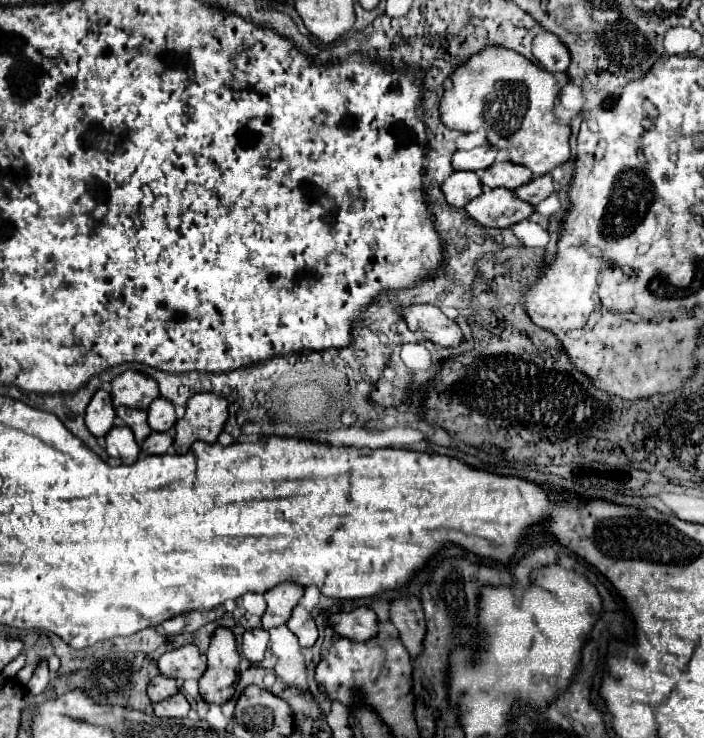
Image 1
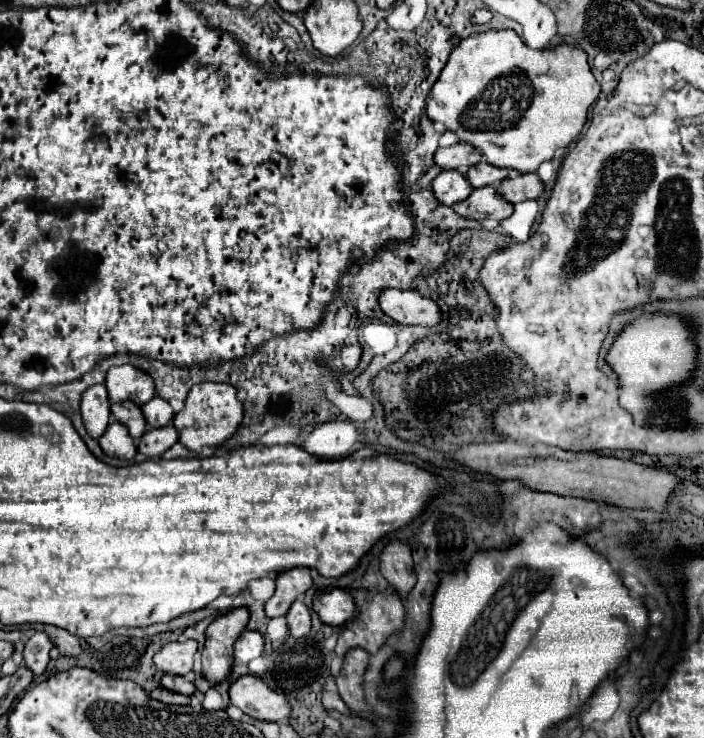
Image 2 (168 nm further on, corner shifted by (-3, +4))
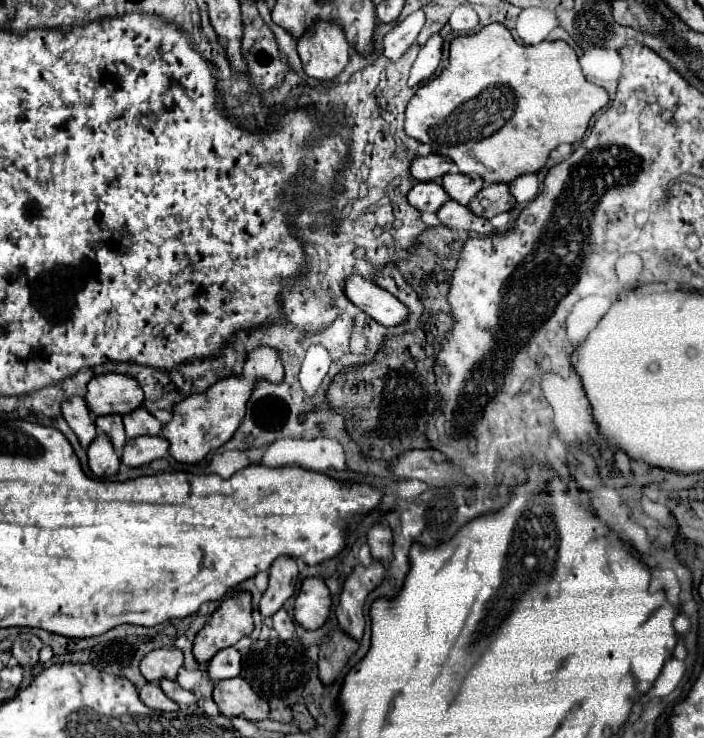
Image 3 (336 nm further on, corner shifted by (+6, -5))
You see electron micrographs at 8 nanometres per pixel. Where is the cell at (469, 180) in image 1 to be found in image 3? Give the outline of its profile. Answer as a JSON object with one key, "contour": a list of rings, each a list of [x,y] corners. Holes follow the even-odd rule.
{"contour":[[[417,182],[409,192],[409,202],[421,212],[437,212],[445,200],[451,198],[439,182]]]}

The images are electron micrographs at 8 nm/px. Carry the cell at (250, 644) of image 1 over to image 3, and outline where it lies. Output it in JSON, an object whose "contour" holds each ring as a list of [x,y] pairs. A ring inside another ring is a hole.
{"contour":[[[235,646],[231,648],[223,648],[221,652],[217,652],[211,662],[205,668],[209,672],[209,676],[217,682],[217,680],[225,680],[225,678],[235,678],[241,674],[241,654]]]}

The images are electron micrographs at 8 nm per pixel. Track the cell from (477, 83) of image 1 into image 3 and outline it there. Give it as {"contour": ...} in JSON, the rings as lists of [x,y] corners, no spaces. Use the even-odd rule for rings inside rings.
{"contour":[[[489,24],[485,28],[481,28],[479,32],[475,34],[469,34],[469,36],[457,36],[453,42],[451,42],[451,52],[449,52],[449,64],[447,68],[443,68],[443,72],[433,78],[431,82],[427,82],[425,86],[421,86],[417,90],[417,94],[411,98],[409,106],[407,106],[407,112],[405,112],[405,132],[411,136],[411,138],[417,138],[419,142],[425,142],[433,148],[435,154],[441,154],[441,156],[449,156],[461,174],[477,174],[481,176],[485,182],[513,182],[517,176],[523,176],[523,174],[535,174],[539,172],[545,162],[549,160],[551,152],[561,146],[561,144],[575,144],[577,140],[583,138],[585,130],[587,130],[587,124],[591,120],[591,116],[601,110],[605,104],[609,102],[609,96],[605,92],[605,88],[597,86],[597,84],[591,84],[587,82],[587,78],[583,76],[581,72],[581,66],[579,66],[579,60],[577,60],[577,54],[571,50],[571,46],[567,42],[549,42],[549,40],[543,40],[535,46],[523,46],[523,44],[517,44],[511,36],[511,32],[503,26],[503,24]]]}

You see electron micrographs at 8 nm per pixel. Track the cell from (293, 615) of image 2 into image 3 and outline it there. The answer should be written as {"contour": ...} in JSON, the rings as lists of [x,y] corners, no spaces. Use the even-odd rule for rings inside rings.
{"contour":[[[281,608],[275,616],[273,616],[273,628],[277,630],[281,640],[289,640],[295,636],[295,624],[291,620],[291,616],[287,614],[285,608]]]}

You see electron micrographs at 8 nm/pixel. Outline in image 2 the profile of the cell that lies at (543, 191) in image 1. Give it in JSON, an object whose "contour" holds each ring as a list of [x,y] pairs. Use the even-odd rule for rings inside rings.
{"contour":[[[518,173],[512,175],[508,179],[504,179],[496,191],[510,203],[518,203],[518,201],[526,201],[526,199],[538,199],[544,191],[542,181],[538,179],[536,173]]]}

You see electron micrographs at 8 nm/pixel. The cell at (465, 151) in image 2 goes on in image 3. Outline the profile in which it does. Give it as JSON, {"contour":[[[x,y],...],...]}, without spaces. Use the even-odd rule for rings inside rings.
{"contour":[[[429,154],[429,156],[421,156],[413,160],[411,174],[417,182],[433,182],[433,180],[441,180],[453,168],[455,166],[453,162],[449,162],[449,158],[439,154]]]}

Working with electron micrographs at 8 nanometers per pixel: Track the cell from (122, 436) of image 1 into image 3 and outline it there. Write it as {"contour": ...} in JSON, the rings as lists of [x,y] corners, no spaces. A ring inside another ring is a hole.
{"contour":[[[99,434],[91,442],[87,456],[89,456],[89,468],[95,476],[111,476],[119,470],[121,458],[113,450],[113,446],[111,446],[109,438],[105,438],[105,434]]]}

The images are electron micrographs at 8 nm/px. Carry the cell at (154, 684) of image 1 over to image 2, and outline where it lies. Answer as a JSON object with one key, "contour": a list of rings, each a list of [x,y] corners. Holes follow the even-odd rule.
{"contour":[[[164,675],[162,677],[162,685],[170,691],[176,691],[176,693],[182,693],[182,695],[192,695],[196,691],[194,683],[190,683],[188,679],[184,677],[178,677],[178,675]]]}

